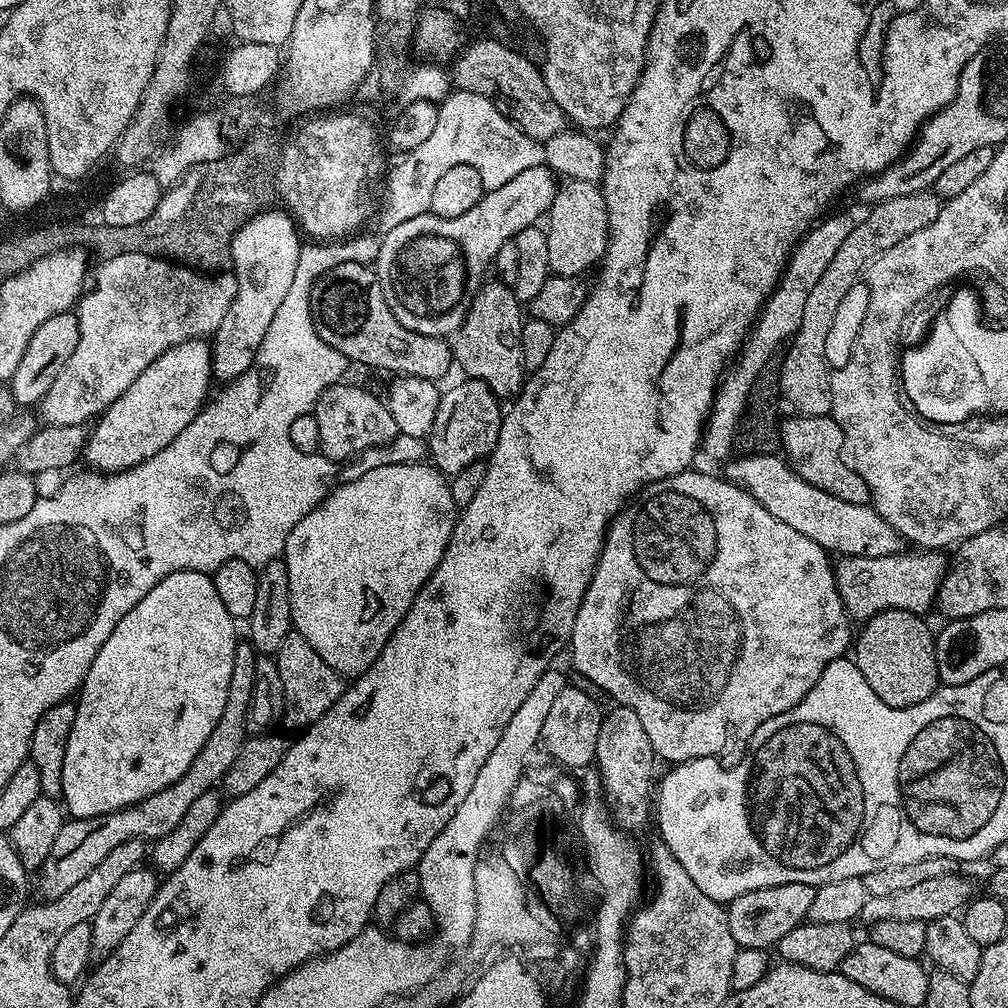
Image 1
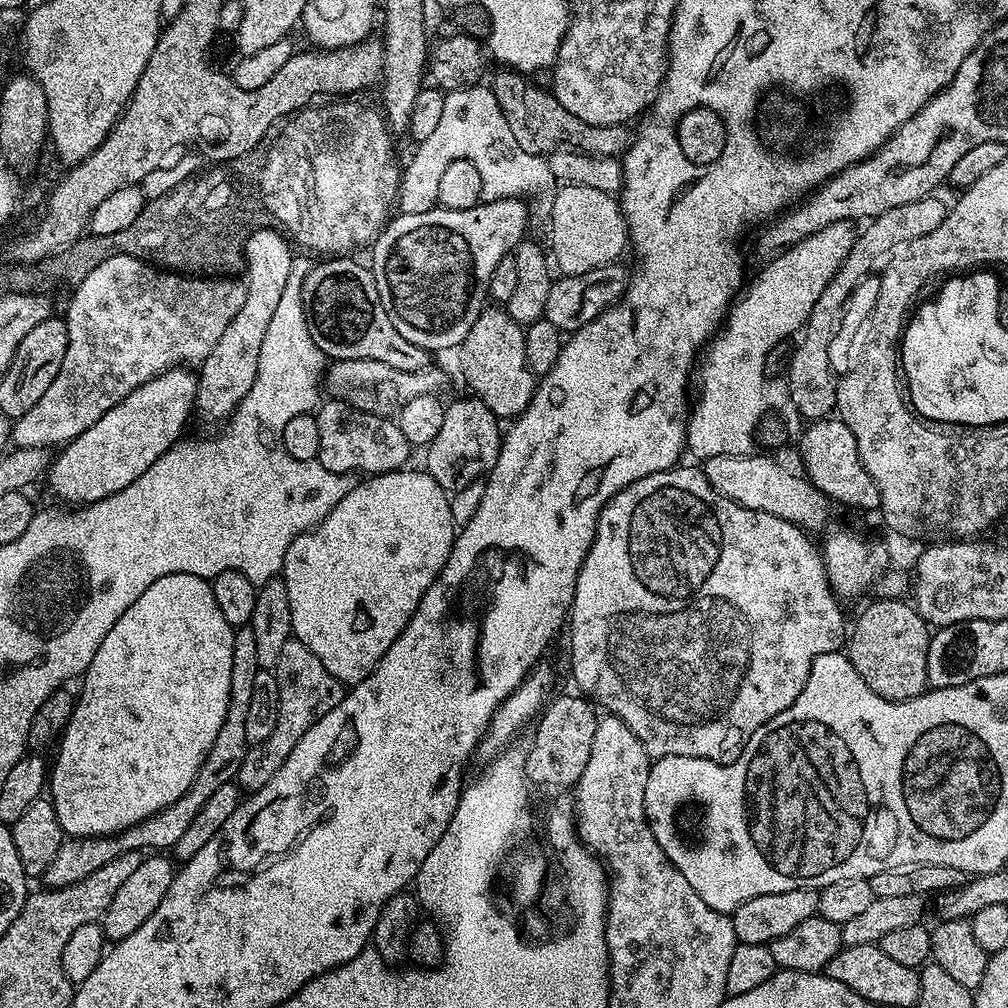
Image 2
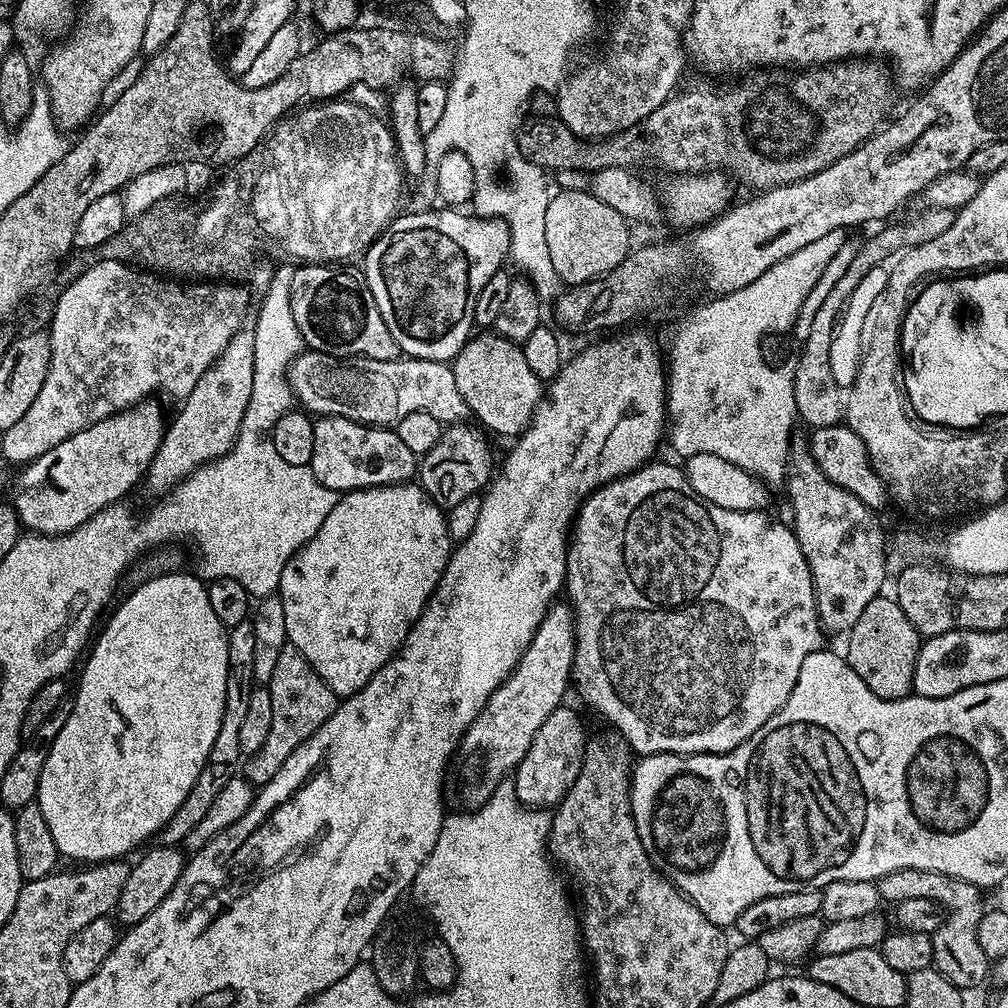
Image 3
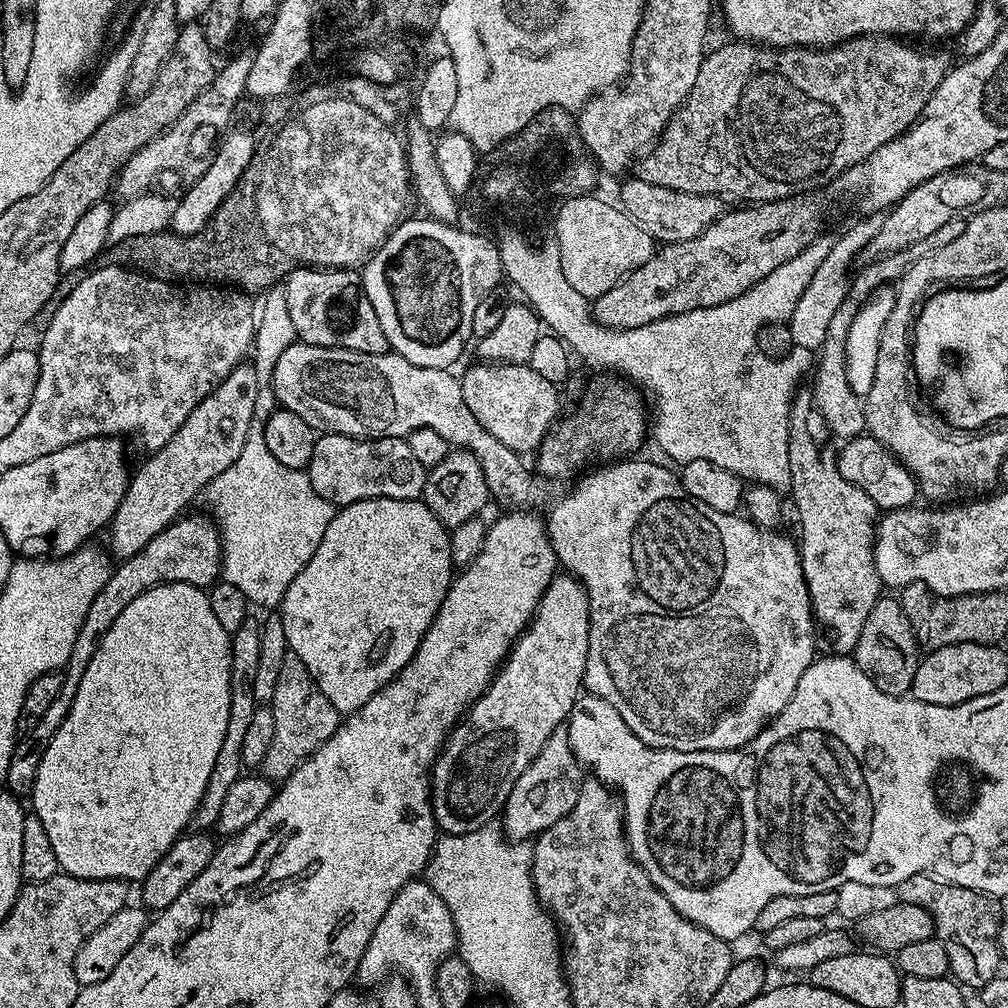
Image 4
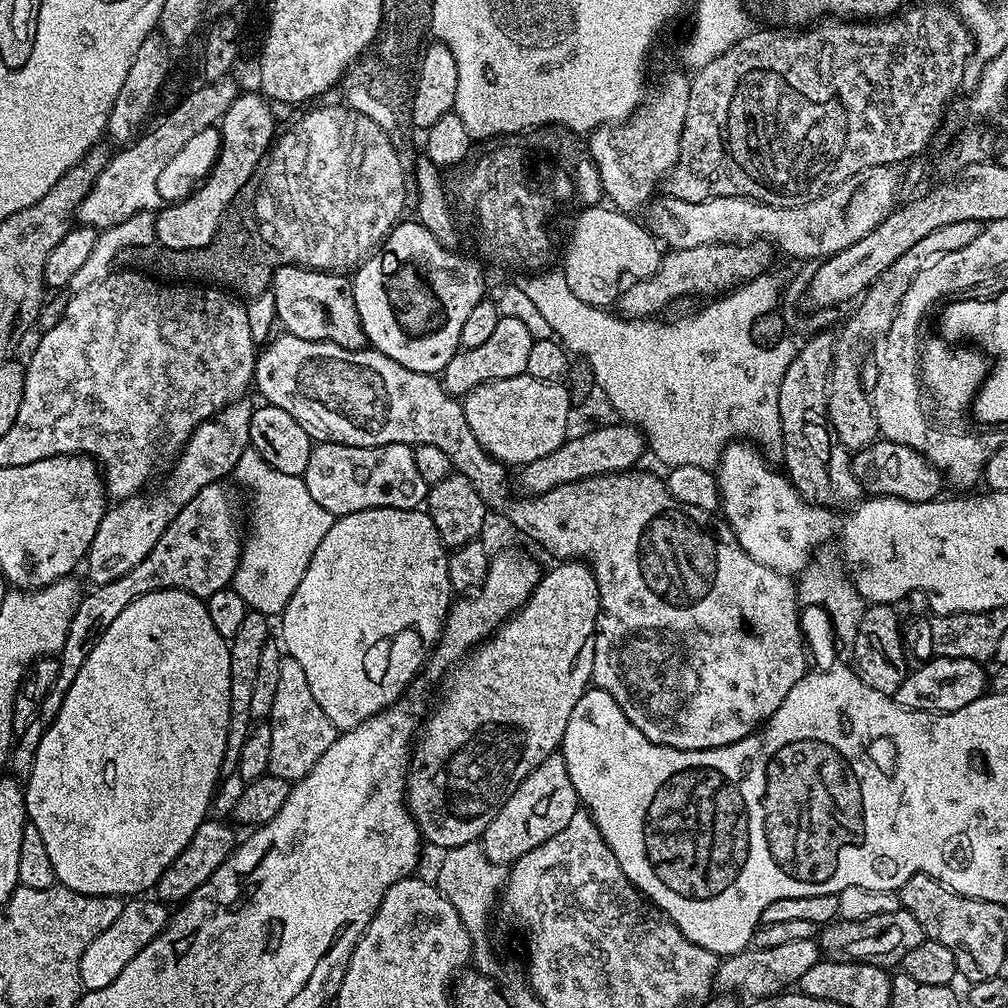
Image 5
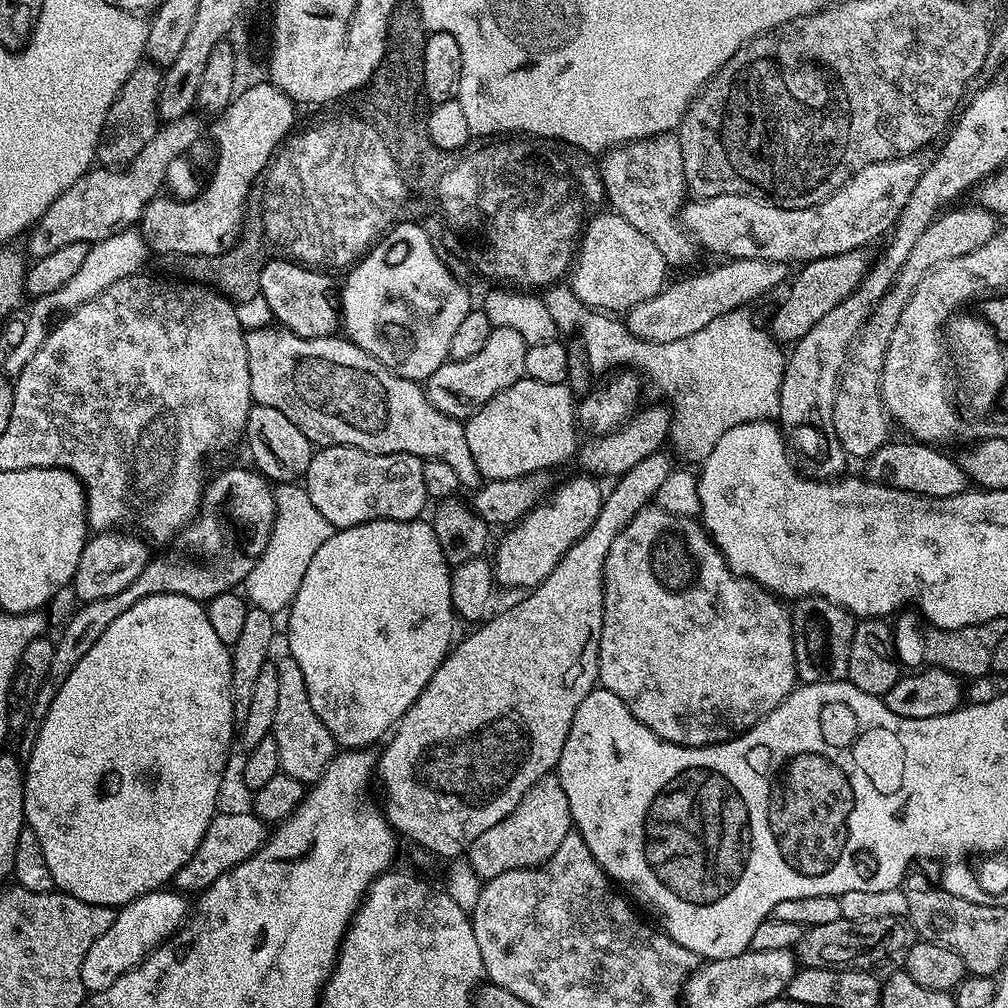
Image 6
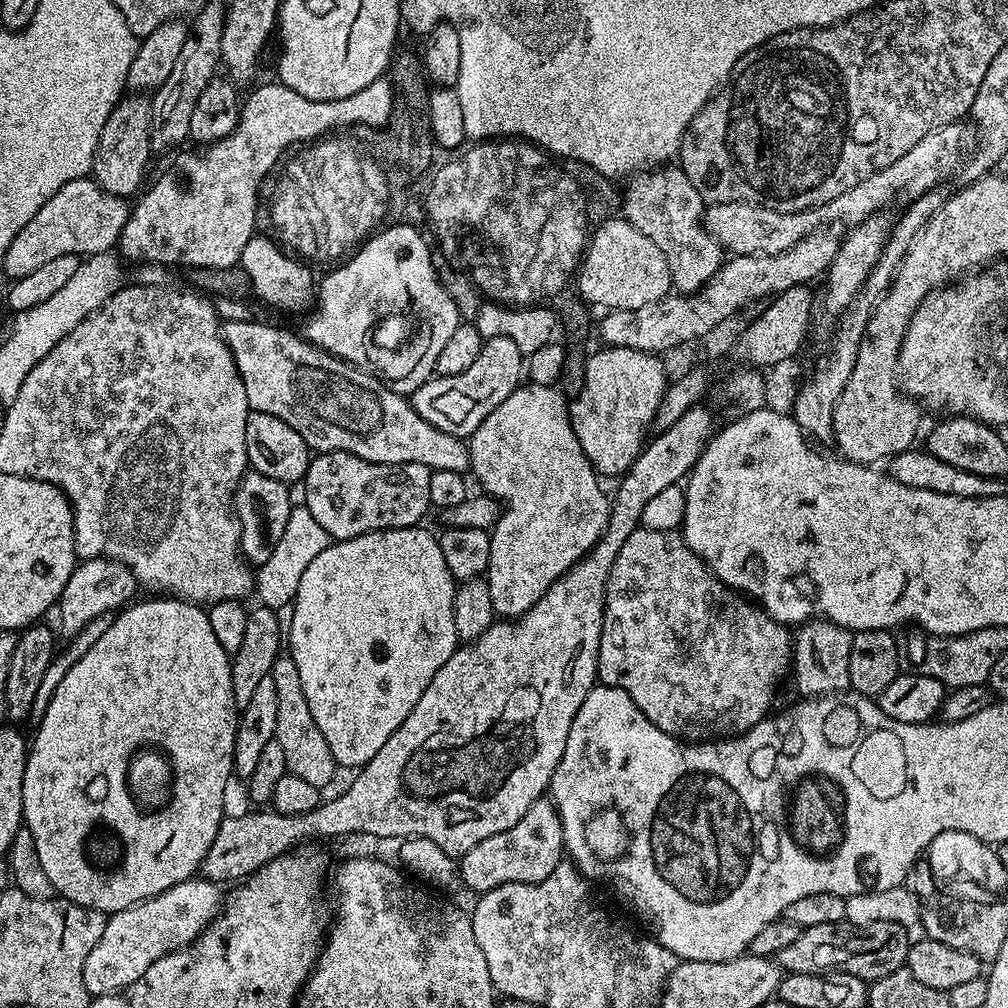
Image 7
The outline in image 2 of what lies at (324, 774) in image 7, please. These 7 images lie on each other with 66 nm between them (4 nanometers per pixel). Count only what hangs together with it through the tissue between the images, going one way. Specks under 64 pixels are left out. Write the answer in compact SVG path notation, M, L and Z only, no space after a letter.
M295 638L282 646L282 654L278 657L274 675L278 682L280 703L276 708L274 734L270 734L266 742L249 747L235 778L235 783L248 794L266 786L266 782L270 782L270 778L278 774L282 762L290 758L290 750L298 746L298 738L302 738L302 734L306 734L306 730L310 730L310 726L314 726L314 722L318 722L322 714L330 714L330 710L334 710L334 706L338 706L338 702L346 694L345 685L338 678L334 678L334 674L330 674L330 670L326 670L326 666L322 666L322 662L314 658L314 654L310 654L310 650L301 640Z

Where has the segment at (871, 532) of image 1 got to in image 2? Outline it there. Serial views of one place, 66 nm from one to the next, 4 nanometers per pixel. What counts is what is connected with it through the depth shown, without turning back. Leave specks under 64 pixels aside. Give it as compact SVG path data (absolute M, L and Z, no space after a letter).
M714 455L703 461L704 476L723 496L738 502L747 509L761 510L796 524L807 532L822 529L830 518L832 502L803 475L788 470L770 456Z

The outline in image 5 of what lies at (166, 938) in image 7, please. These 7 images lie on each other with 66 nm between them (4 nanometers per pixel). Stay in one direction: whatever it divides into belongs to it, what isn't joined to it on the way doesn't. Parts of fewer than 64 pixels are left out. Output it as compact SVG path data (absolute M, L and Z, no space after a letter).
M148 898L129 899L122 914L118 914L117 920L114 921L114 926L102 930L102 934L98 934L98 938L94 938L90 946L86 946L86 954L82 954L80 963L80 987L84 992L102 990L102 986L110 986L110 982L114 982L114 978L118 978L118 974L126 970L126 962L130 962L130 958L134 958L134 954L138 954L142 946L149 944L168 925L169 905L161 904L155 898L144 899Z

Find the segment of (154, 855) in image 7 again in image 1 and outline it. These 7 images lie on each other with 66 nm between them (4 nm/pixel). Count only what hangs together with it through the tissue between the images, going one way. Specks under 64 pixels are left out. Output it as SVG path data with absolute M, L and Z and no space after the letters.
M175 572L162 578L162 582L158 582L158 586L154 586L154 590L150 590L150 594L146 594L146 598L142 598L142 602L138 602L134 610L125 614L118 626L114 626L110 638L102 642L102 650L98 650L86 674L84 685L74 700L76 713L74 726L70 726L66 759L62 762L60 791L63 807L71 819L95 820L97 816L123 812L133 804L140 804L159 792L165 792L171 784L178 782L178 778L182 778L182 774L186 774L186 770L190 770L190 762L194 762L198 750L206 746L206 738L210 738L214 726L218 726L218 718L222 718L222 710L226 710L226 690L230 690L230 670L234 670L234 650L238 643L236 628L237 621L230 614L226 614L226 606L222 606L222 598L218 598L218 590L214 590L212 577L206 572Z

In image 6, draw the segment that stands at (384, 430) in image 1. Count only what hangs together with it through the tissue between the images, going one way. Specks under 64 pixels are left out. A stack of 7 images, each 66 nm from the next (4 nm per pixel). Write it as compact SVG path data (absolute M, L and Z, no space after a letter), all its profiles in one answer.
M329 443L328 448L313 451L310 466L302 477L302 486L310 494L310 502L330 522L333 529L358 526L362 522L371 520L414 520L421 515L420 512L430 503L426 490L426 478L422 478L424 461L419 456L410 454L374 454L349 444Z

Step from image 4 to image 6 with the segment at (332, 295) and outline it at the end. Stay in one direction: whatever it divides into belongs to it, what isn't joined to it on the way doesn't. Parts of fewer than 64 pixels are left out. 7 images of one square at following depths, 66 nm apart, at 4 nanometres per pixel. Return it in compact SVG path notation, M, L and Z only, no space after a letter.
M291 258L281 259L269 259L260 270L260 296L276 315L275 323L306 338L333 335L341 318L337 301L328 297L328 291L332 288L331 282L323 276L323 271L313 270Z

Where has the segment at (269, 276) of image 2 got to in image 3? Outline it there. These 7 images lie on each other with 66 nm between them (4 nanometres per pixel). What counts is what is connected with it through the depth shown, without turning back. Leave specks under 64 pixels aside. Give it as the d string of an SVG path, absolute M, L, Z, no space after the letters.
M245 326L234 336L226 346L226 350L212 364L210 370L198 380L198 386L183 399L180 413L176 421L171 421L164 434L164 441L160 444L154 454L151 466L146 473L146 484L152 488L164 488L168 490L177 482L185 480L190 473L197 468L204 467L219 456L231 452L236 439L240 434L240 427L246 414L246 408L250 406L250 396L254 394L254 331L251 327Z

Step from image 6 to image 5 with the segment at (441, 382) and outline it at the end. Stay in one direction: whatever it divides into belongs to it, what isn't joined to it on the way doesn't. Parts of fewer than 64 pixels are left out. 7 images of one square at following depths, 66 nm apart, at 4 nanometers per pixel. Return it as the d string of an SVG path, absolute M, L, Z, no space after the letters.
M501 316L498 326L490 334L490 339L483 346L474 346L457 351L442 373L442 383L447 392L457 398L463 398L474 386L491 380L505 380L523 376L530 363L530 346L533 338L524 322L518 318Z

